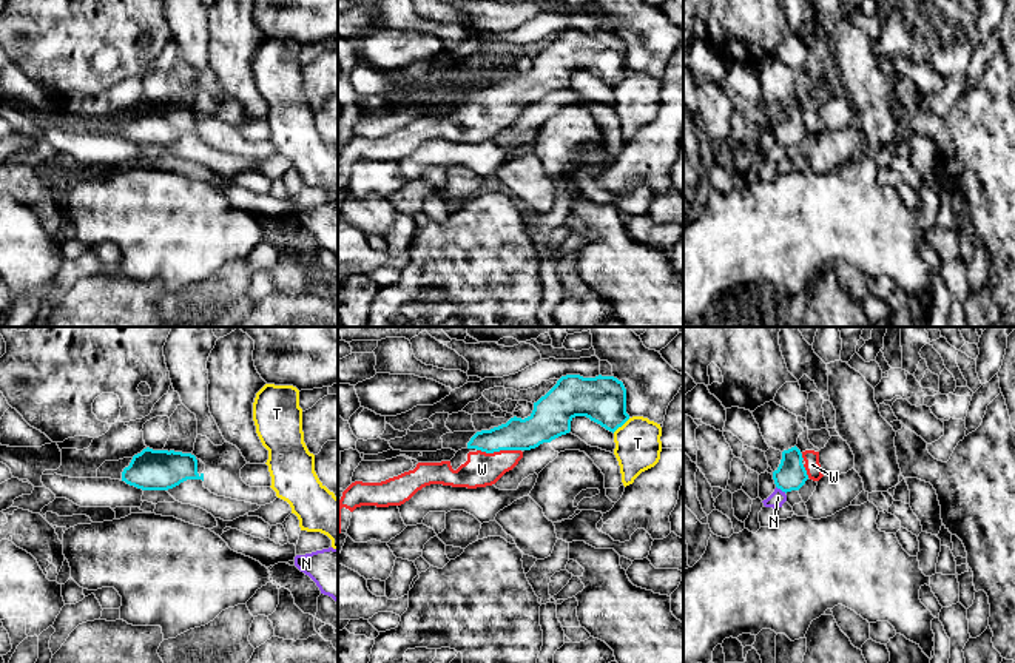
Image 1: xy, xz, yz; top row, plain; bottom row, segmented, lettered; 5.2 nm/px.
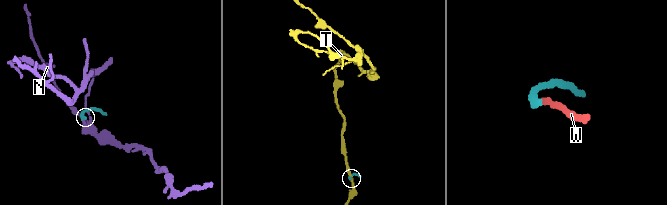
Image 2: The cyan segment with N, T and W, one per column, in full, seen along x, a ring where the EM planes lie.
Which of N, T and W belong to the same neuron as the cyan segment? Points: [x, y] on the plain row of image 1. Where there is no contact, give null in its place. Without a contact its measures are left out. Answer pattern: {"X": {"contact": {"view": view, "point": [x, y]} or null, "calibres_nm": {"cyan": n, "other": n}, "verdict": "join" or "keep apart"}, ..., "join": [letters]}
{"N": {"contact": {"view": "yz", "point": [781, 144]}, "calibres_nm": {"cyan": 160, "other": 80}, "verdict": "keep apart"}, "T": {"contact": {"view": "xz", "point": [620, 80]}, "calibres_nm": {"cyan": 240, "other": 240}, "verdict": "keep apart"}, "W": {"contact": {"view": "xz", "point": [499, 105]}, "calibres_nm": {"cyan": 170, "other": 180}, "verdict": "join"}, "join": ["W"]}

